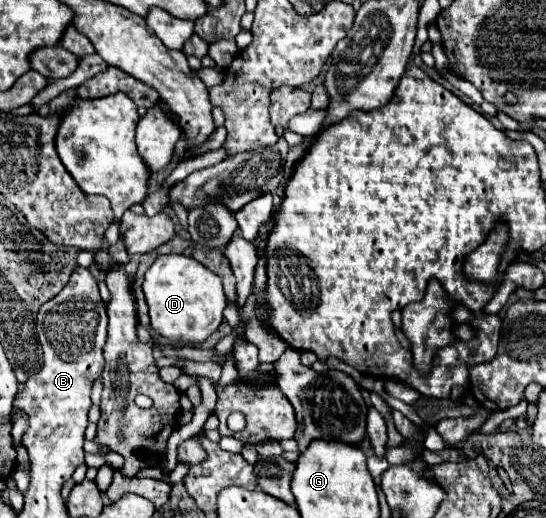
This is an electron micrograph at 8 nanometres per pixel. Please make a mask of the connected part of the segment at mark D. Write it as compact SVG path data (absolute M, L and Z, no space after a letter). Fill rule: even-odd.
M160 255L146 271L142 289L150 309L150 321L154 331L170 343L202 343L222 323L222 311L226 307L222 281L194 257Z

